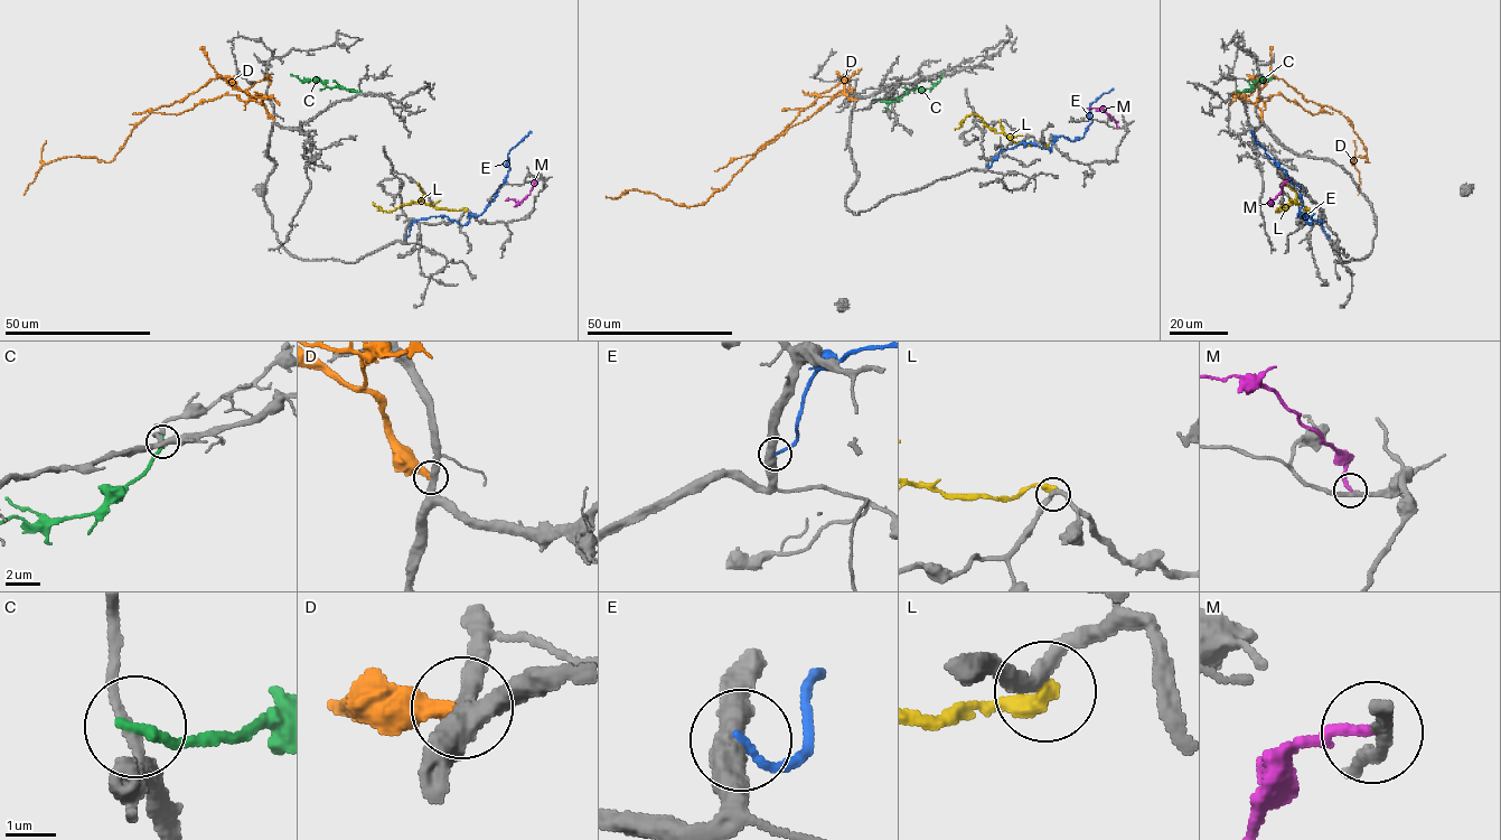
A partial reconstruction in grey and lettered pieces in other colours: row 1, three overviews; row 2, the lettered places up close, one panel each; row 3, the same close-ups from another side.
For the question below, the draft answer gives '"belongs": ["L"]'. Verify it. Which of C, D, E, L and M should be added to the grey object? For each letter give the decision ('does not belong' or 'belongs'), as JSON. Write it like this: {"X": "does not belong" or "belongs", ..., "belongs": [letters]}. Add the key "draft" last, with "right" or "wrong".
{"C": "does not belong", "D": "does not belong", "E": "does not belong", "L": "does not belong", "M": "belongs", "belongs": ["M"], "draft": "wrong"}

